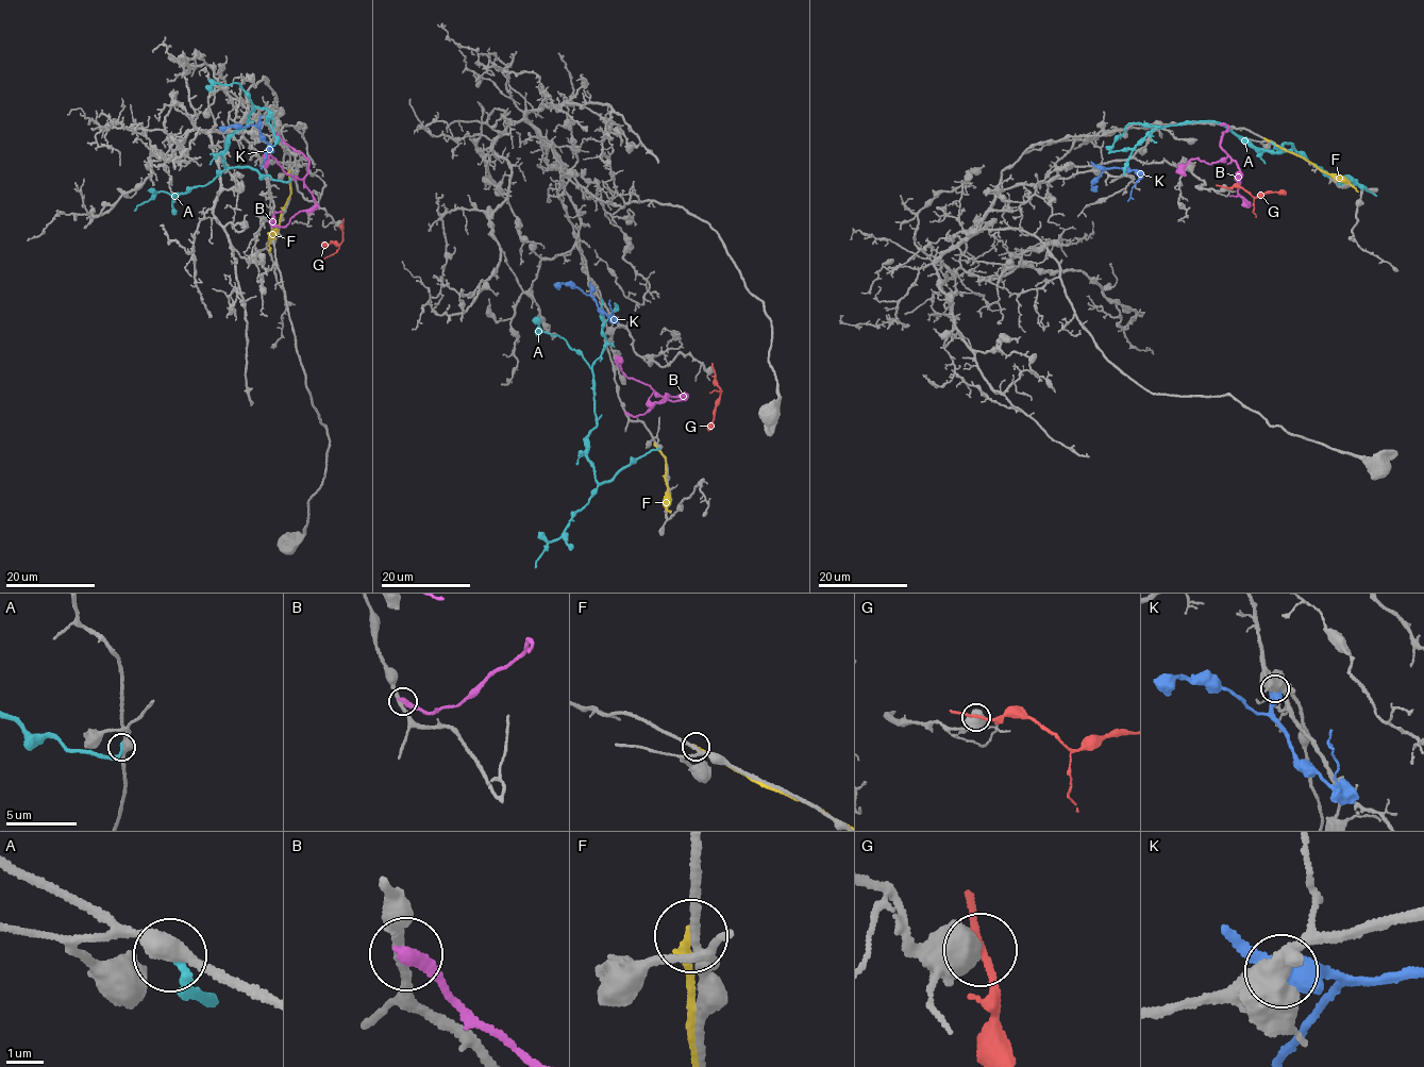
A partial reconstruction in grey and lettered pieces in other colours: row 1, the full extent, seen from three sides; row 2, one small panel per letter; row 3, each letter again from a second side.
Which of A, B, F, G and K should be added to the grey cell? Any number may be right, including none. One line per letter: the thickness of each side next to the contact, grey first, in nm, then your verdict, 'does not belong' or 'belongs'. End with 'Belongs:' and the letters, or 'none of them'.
A: calibres 460 and 260 nm; does not belong
B: calibres 280 and 400 nm; does not belong
F: calibres 220 and 240 nm; does not belong
G: calibres 700 and 180 nm; does not belong
K: calibres 480 and 480 nm; does not belong
Belongs: none of them

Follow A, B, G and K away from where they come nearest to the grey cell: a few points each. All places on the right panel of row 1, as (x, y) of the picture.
A: (1273, 144), (1293, 148), (1252, 148), (1225, 124), (1186, 121), (1128, 123), (1106, 147)
B: (1221, 124), (1229, 129), (1220, 137), (1220, 146), (1239, 169), (1237, 190), (1247, 204), (1240, 197), (1229, 196)
G: (1224, 187), (1240, 187), (1257, 198), (1286, 192)
K: (1098, 167), (1122, 167), (1137, 172), (1138, 181), (1127, 201)

